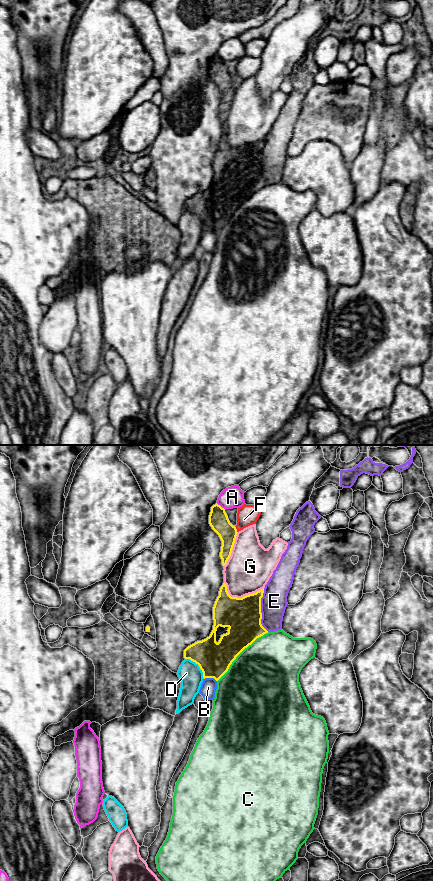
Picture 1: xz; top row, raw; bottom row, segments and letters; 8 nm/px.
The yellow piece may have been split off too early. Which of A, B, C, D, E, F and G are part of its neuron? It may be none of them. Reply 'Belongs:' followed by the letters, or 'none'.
Belongs: E

